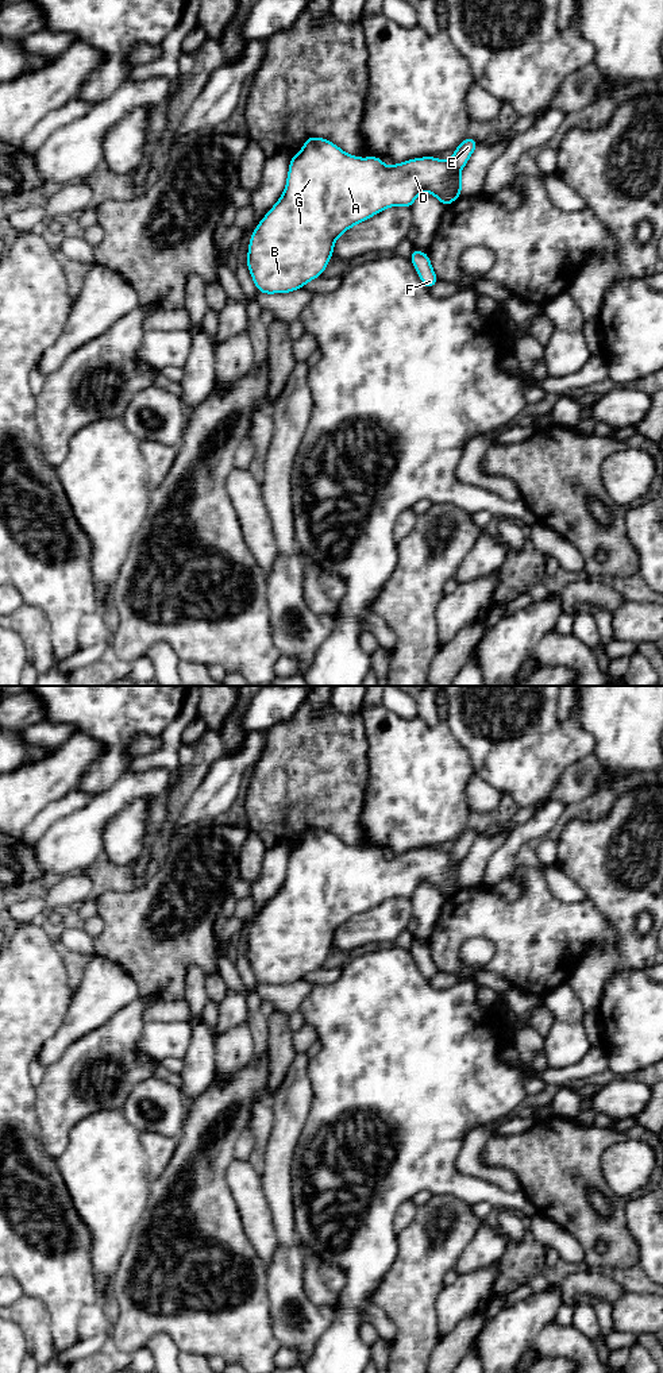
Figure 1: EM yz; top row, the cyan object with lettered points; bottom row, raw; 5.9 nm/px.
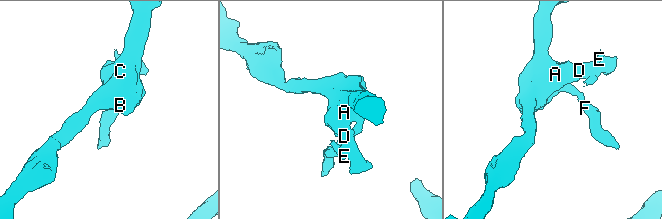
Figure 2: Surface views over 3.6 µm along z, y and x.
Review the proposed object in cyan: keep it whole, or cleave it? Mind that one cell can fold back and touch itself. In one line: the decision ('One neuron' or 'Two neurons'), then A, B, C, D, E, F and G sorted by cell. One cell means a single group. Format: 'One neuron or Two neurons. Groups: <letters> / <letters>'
Two neurons. Groups: A B C D F G / E

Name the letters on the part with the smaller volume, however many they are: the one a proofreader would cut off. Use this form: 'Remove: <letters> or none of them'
Remove: E

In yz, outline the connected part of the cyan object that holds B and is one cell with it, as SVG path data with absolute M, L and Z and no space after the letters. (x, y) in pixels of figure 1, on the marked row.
M308 136L302 149L289 161L286 186L278 201L263 216L251 234L247 269L259 293L292 293L323 275L334 246L347 230L390 207L412 208L421 192L435 196L443 207L462 196L462 174L454 174L448 161L436 157L413 158L386 167L379 157L350 155L328 139Z

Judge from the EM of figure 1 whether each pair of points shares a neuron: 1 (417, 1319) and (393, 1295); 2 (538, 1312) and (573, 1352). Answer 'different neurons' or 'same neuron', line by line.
1: same neuron
2: different neurons

